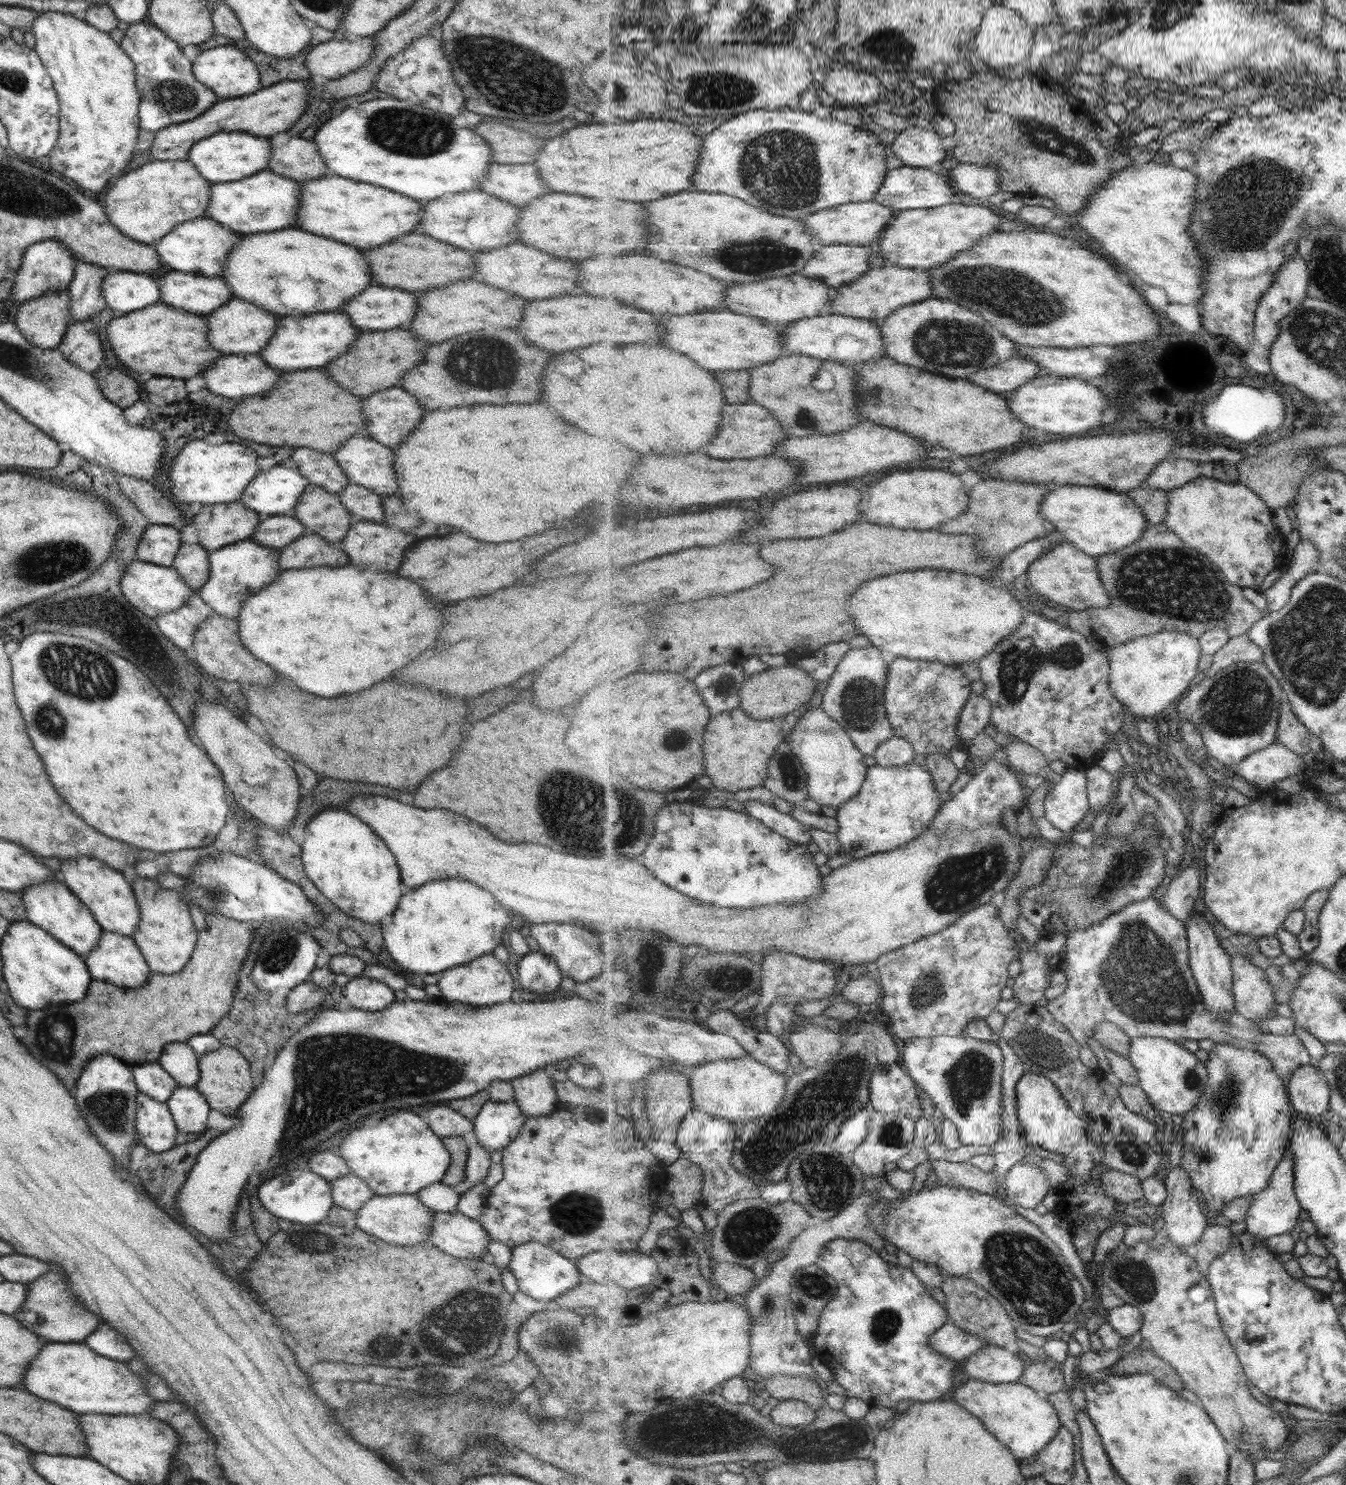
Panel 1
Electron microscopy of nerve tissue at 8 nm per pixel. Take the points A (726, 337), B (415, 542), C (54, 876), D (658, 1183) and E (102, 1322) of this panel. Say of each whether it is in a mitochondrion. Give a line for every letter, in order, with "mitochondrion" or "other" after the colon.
A: other
B: other
C: other
D: other
E: other

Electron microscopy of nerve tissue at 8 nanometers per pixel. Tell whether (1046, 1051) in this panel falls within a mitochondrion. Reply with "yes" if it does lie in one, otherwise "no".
yes

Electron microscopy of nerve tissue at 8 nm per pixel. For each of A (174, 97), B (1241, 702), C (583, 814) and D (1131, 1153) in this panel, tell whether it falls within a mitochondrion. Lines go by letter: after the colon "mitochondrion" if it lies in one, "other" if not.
A: mitochondrion
B: mitochondrion
C: mitochondrion
D: mitochondrion

